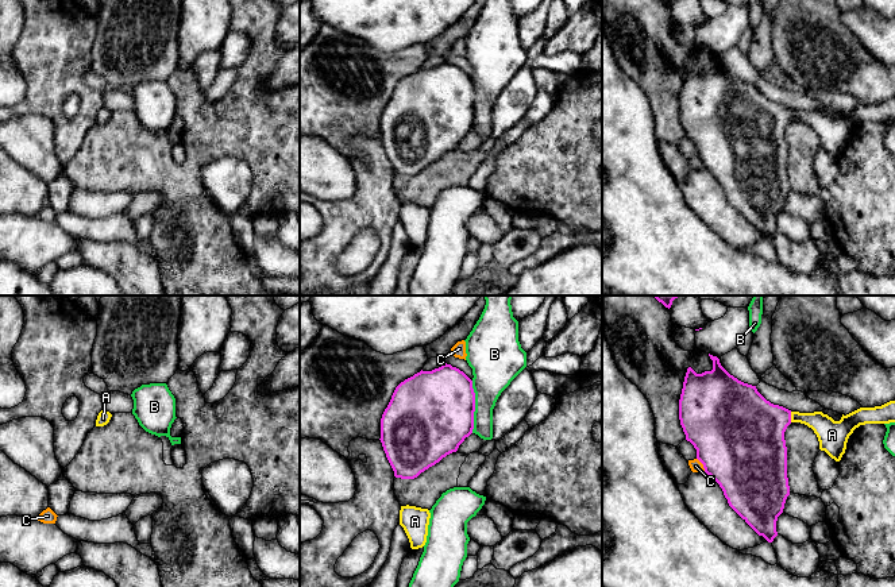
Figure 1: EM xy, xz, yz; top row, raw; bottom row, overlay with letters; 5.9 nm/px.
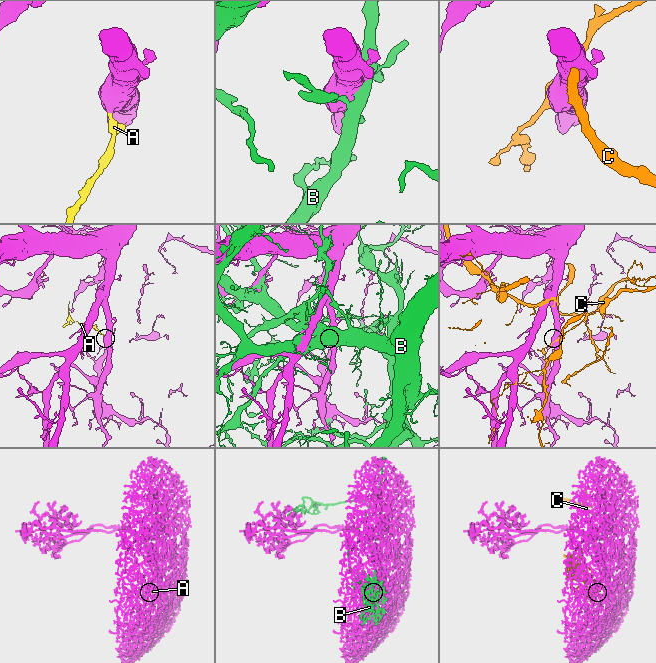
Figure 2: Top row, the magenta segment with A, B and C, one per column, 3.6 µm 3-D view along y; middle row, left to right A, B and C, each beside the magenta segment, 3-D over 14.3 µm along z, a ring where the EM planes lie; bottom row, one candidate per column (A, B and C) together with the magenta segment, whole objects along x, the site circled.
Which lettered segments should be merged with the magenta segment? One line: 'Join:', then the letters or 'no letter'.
Join: A

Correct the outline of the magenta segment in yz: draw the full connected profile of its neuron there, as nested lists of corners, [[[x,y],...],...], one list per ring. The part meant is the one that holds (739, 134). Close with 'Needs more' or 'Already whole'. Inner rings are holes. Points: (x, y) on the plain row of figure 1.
[[[710,53],[713,67],[697,72],[687,66],[679,97],[679,117],[686,132],[697,147],[697,157],[722,186],[729,204],[768,240],[778,233],[776,219],[783,211],[790,193],[787,175],[787,144],[784,130],[791,120],[801,120],[814,128],[819,147],[840,159],[849,134],[865,121],[895,120],[895,99],[882,104],[860,105],[840,119],[822,109],[799,111],[767,99],[756,84],[744,81],[730,73],[717,54]]]. Needs more

